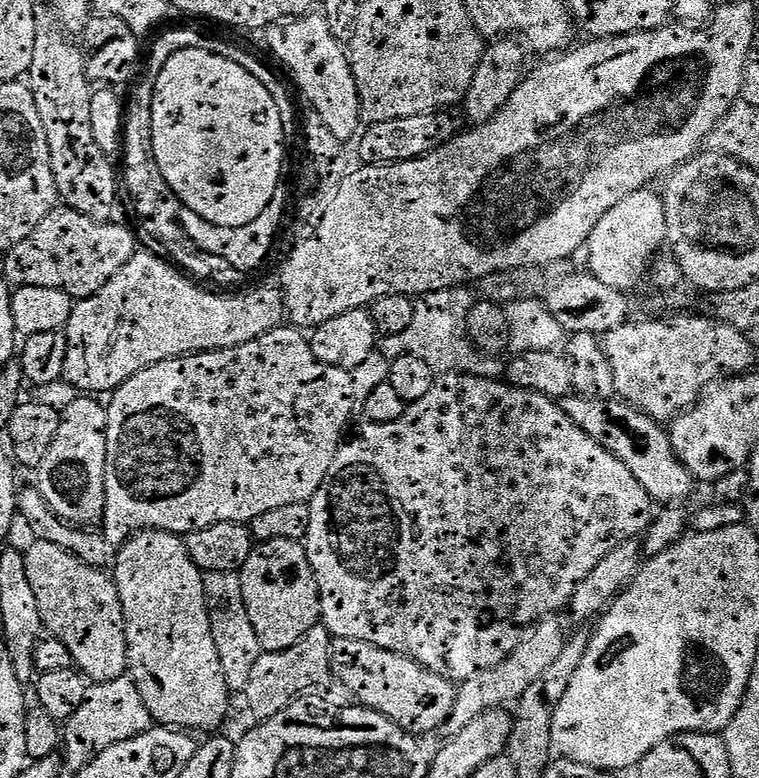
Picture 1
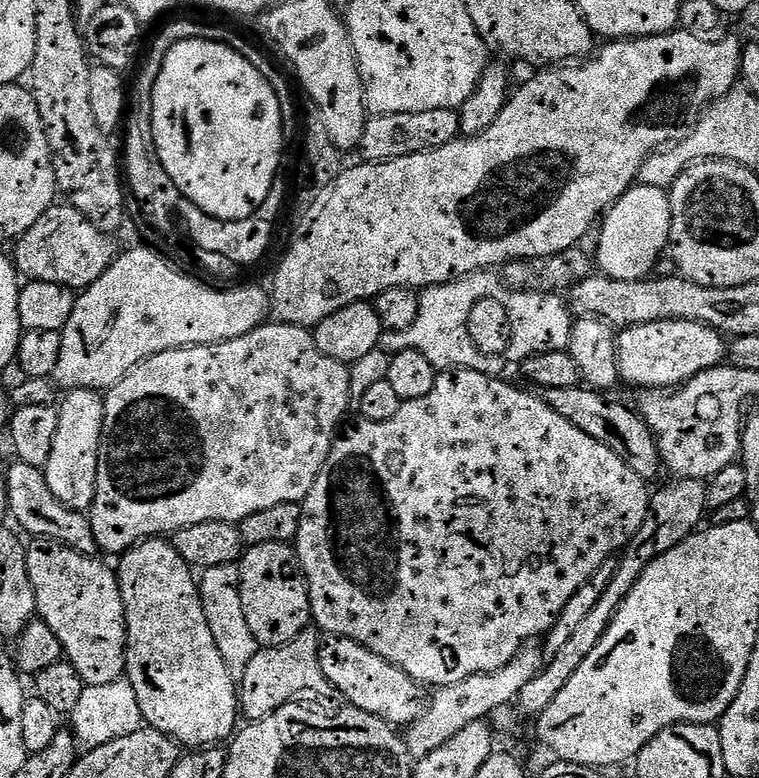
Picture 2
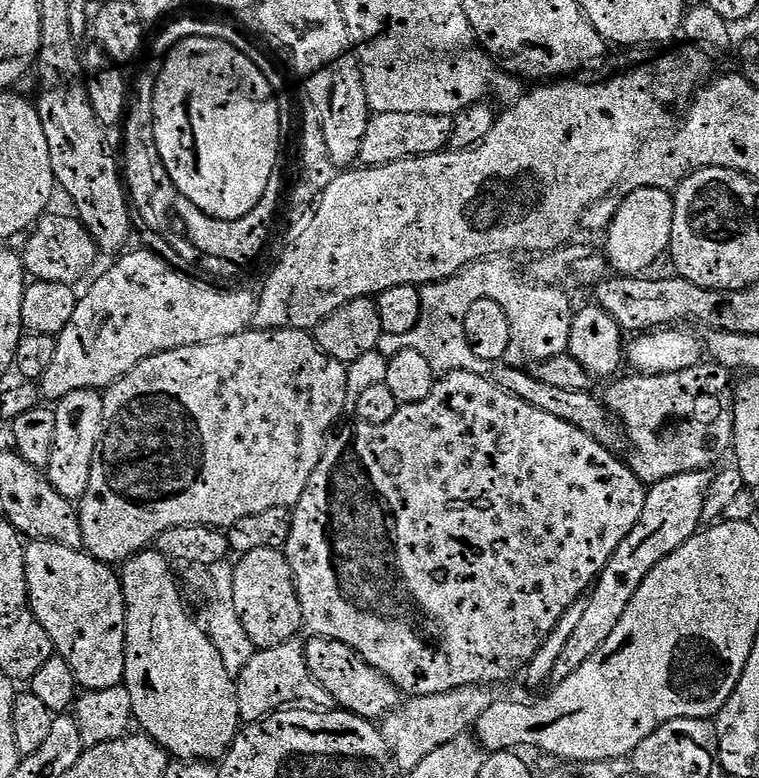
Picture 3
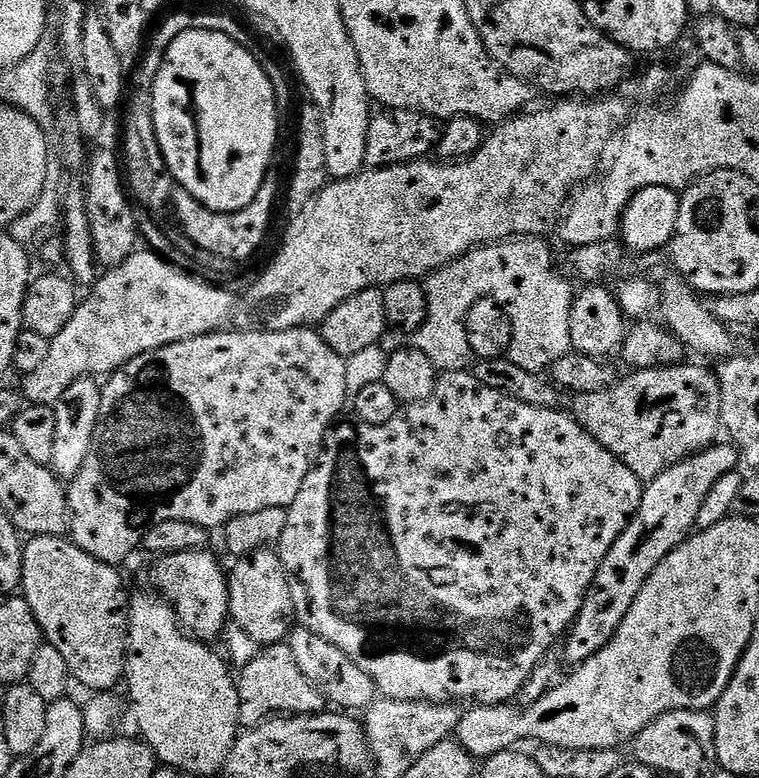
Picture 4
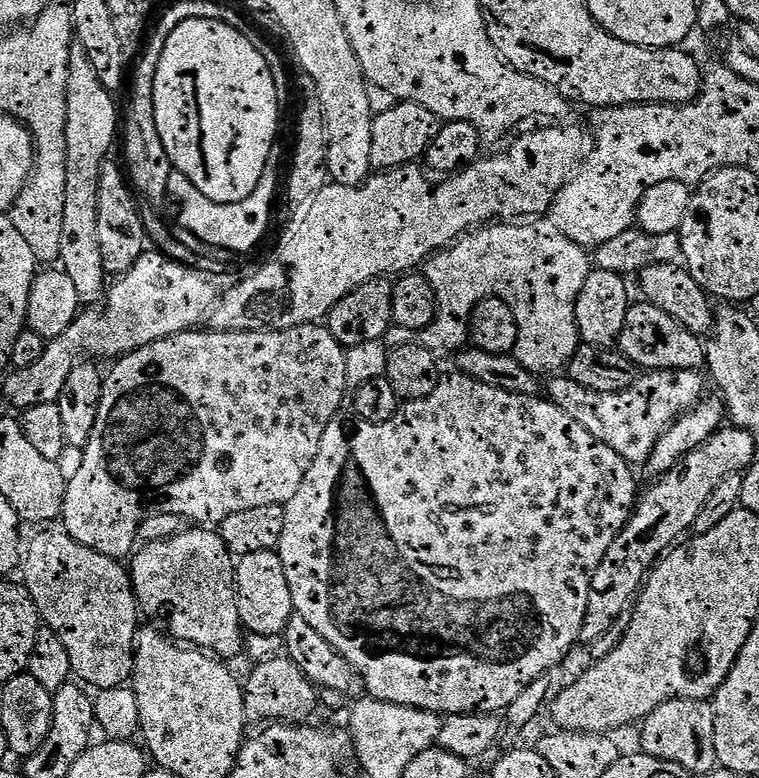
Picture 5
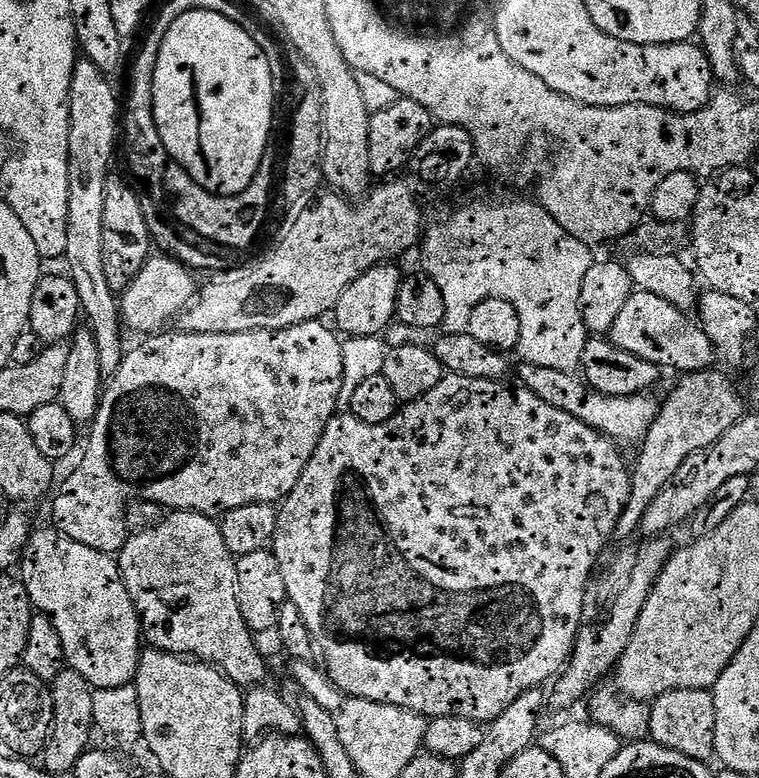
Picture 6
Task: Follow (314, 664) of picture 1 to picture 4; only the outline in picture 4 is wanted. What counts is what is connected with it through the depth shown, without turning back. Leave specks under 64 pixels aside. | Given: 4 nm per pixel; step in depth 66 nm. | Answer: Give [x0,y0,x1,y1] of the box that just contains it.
[236,642,326,728]

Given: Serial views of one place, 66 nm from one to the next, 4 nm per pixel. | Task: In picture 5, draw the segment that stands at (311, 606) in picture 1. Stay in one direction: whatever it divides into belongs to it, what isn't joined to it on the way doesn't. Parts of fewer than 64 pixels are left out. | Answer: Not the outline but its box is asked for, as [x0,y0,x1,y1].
[234,551,294,637]

